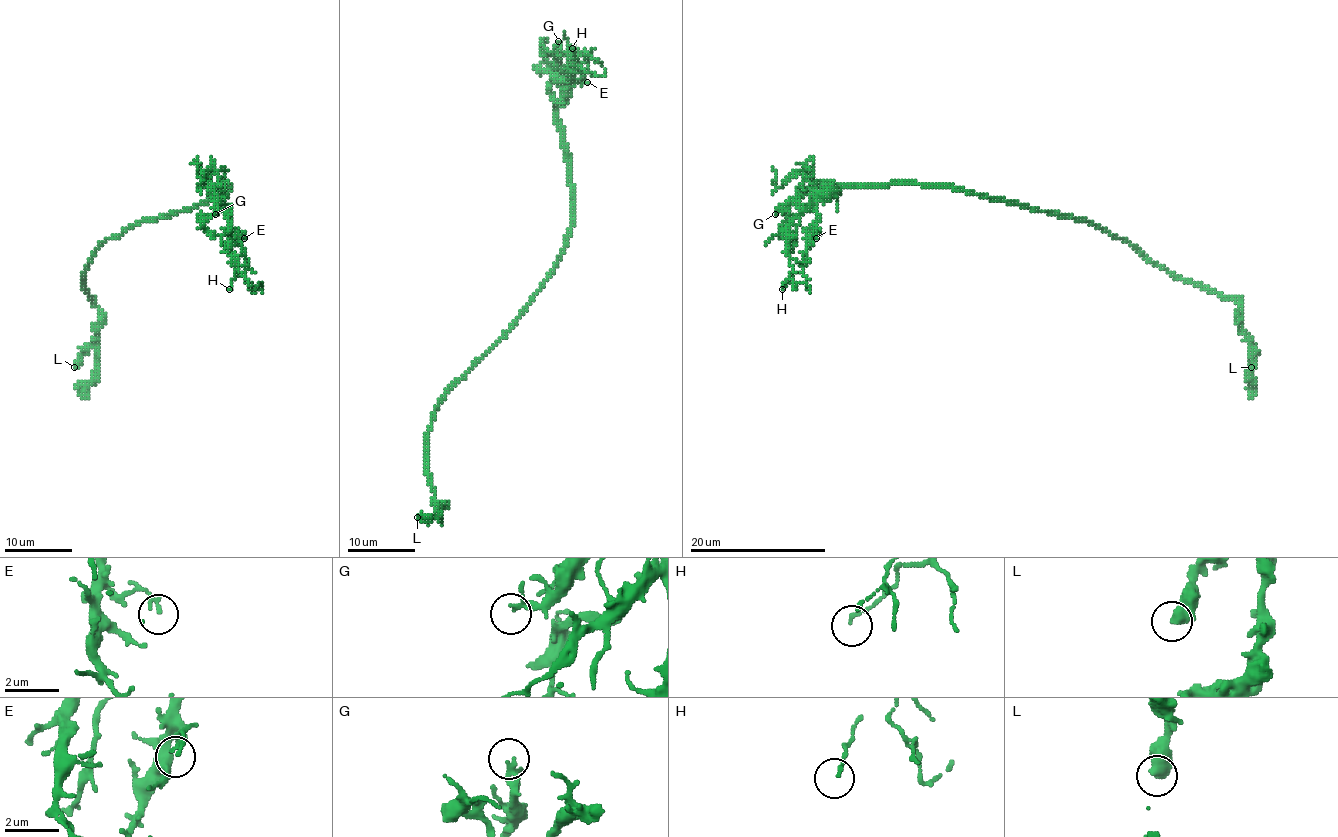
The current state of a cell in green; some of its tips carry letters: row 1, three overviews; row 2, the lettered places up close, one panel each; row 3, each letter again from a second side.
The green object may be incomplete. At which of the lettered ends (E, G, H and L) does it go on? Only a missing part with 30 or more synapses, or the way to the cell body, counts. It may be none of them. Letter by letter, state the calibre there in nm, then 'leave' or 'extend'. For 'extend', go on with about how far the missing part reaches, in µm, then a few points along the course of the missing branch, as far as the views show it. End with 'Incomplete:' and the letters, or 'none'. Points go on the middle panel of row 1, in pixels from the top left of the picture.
E: 140 nm | leave
G: 140 nm | leave
H: 130 nm | leave
L: 550 nm | leave
Incomplete: none

